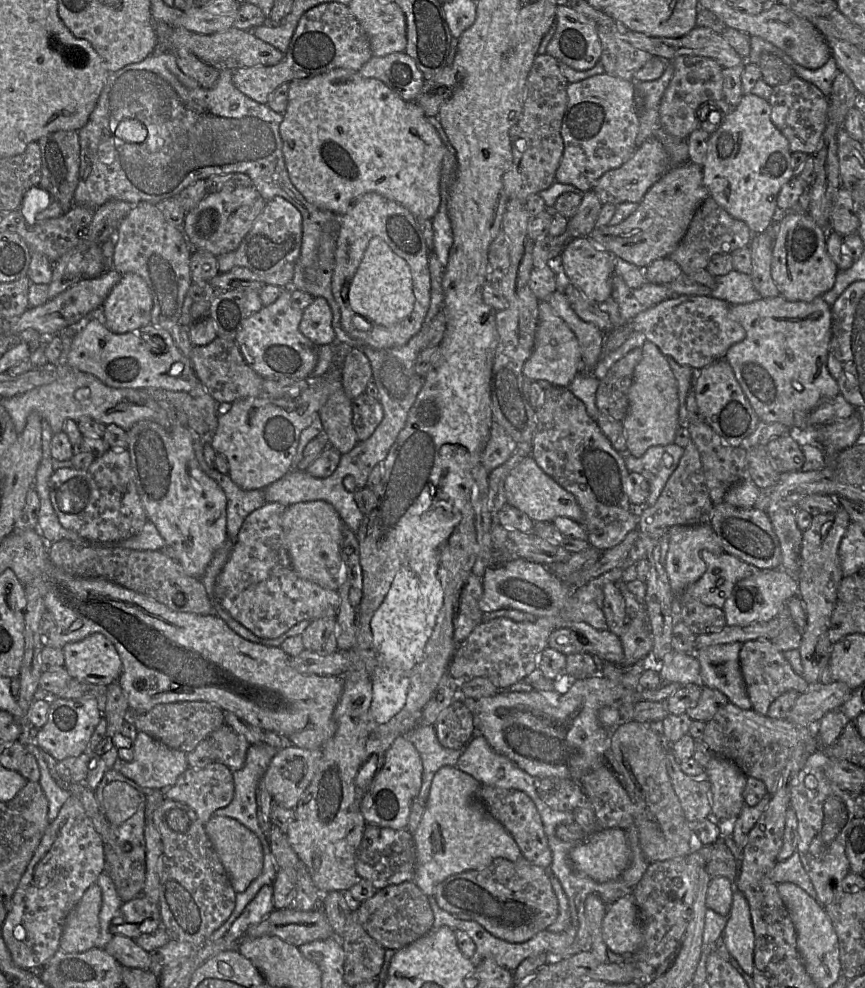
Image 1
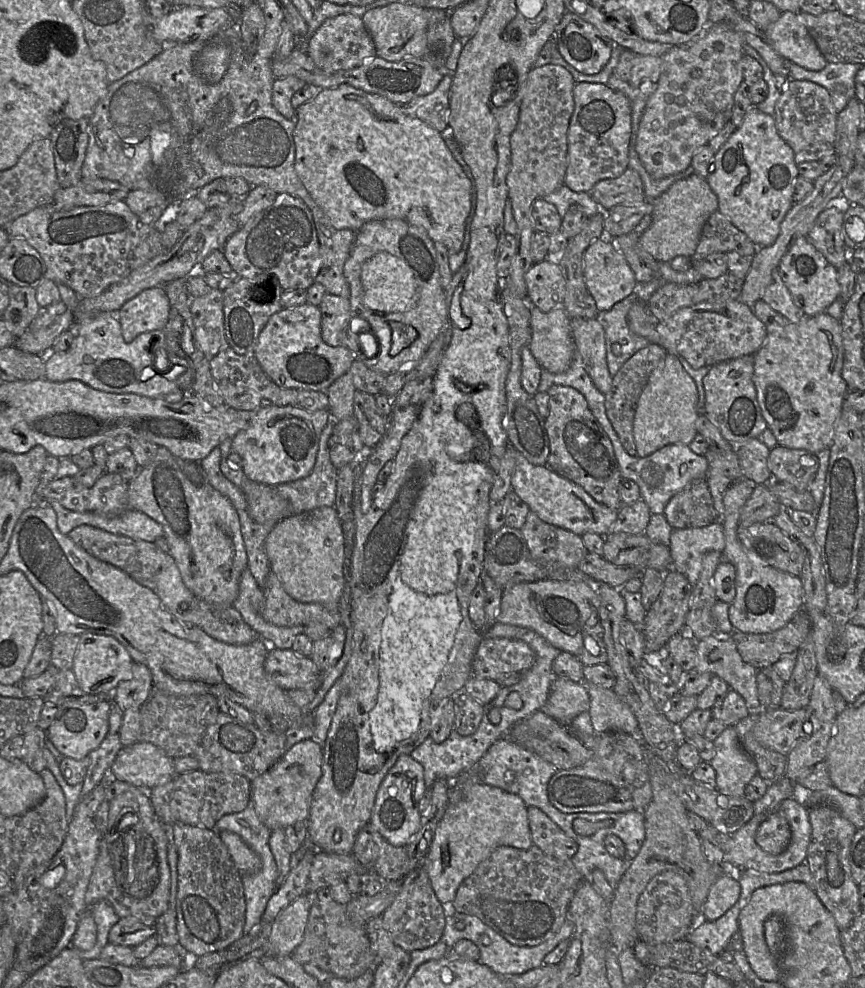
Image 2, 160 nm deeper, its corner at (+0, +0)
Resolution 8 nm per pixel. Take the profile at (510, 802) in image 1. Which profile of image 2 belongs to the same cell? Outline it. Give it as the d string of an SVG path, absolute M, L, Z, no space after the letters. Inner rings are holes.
M528 807L527 815L533 845L559 860L570 860L575 855L577 843L566 836L541 810Z

